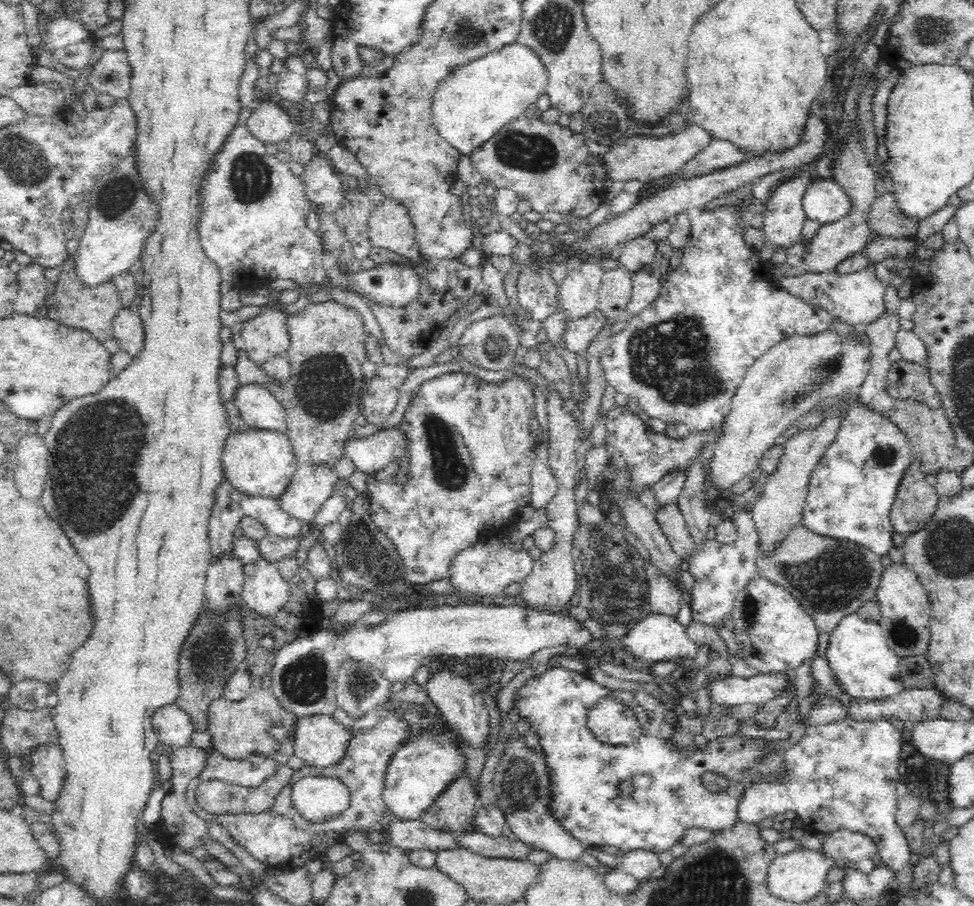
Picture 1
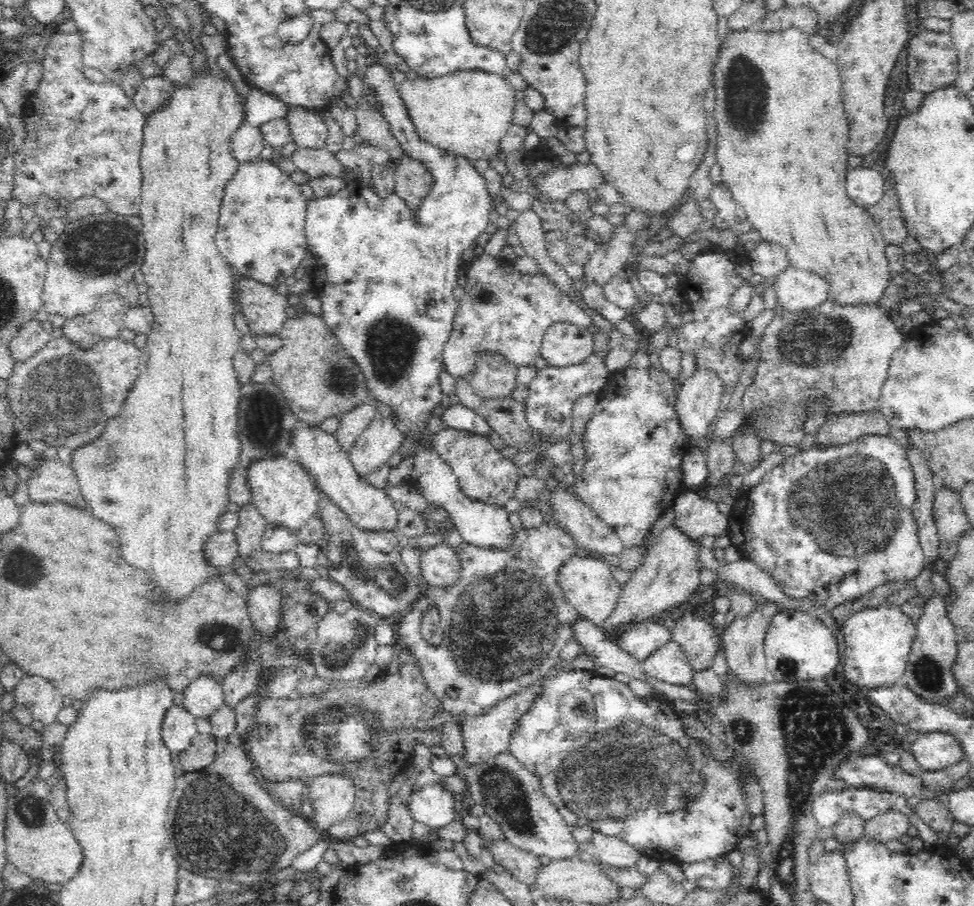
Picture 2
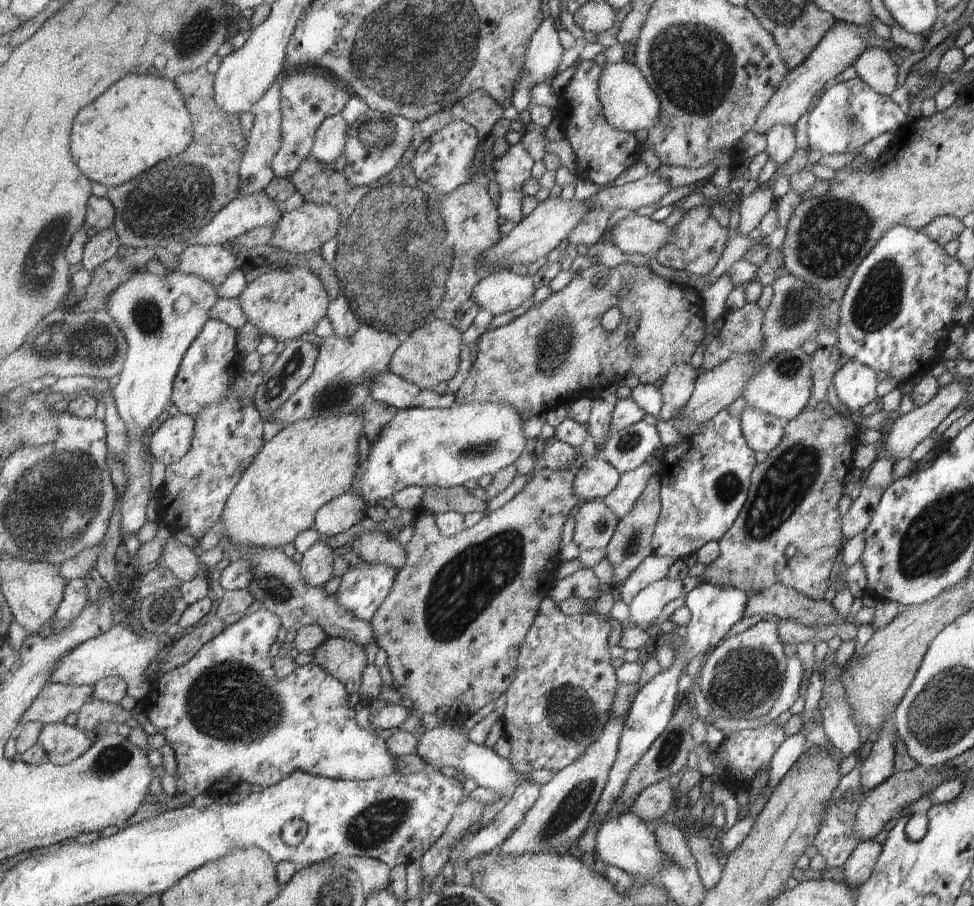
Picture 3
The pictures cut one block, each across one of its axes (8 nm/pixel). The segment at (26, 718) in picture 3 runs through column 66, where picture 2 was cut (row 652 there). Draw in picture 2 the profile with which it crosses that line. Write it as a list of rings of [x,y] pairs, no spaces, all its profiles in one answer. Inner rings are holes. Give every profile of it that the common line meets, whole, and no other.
[[[692,613],[684,614],[675,622],[672,635],[695,672],[710,670],[714,666],[720,652],[722,633],[714,630],[704,617]]]

